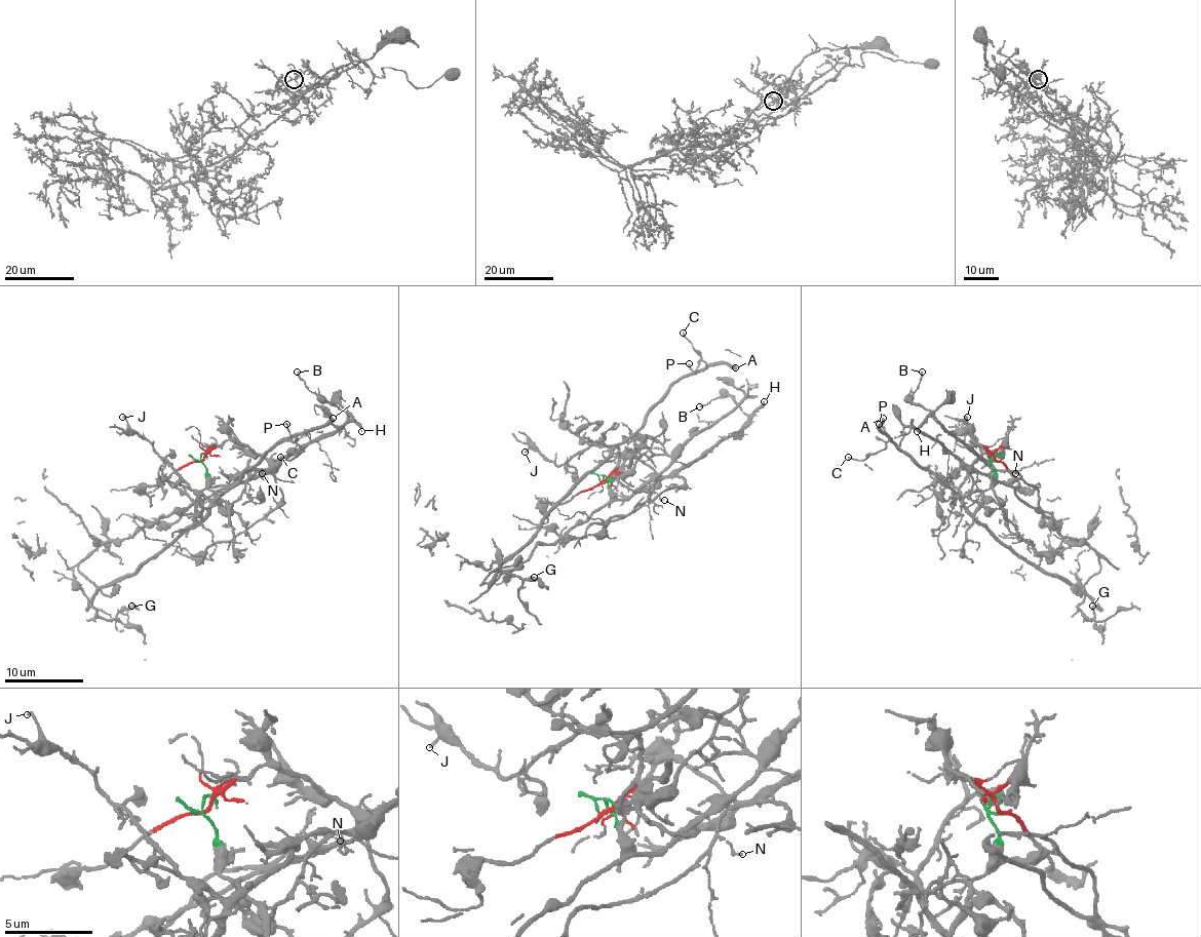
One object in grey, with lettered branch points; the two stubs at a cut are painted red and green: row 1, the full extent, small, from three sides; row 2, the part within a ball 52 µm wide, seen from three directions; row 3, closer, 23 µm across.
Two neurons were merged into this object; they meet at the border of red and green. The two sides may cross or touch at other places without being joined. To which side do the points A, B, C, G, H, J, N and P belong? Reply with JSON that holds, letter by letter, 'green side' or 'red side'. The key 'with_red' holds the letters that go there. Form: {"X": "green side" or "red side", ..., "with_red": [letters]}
{"A": "green side", "B": "red side", "C": "green side", "G": "green side", "H": "red side", "J": "green side", "N": "red side", "P": "green side", "with_red": ["B", "H", "N"]}

